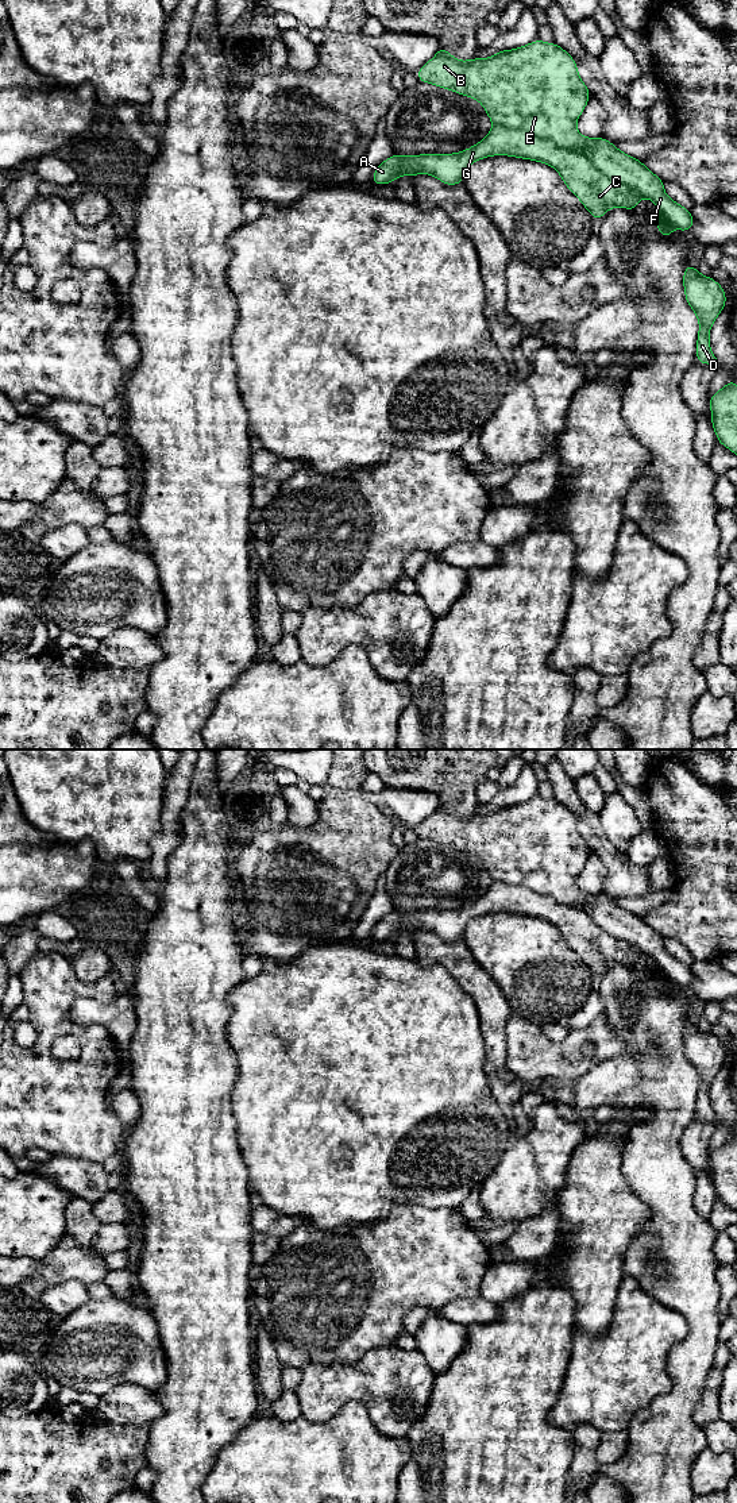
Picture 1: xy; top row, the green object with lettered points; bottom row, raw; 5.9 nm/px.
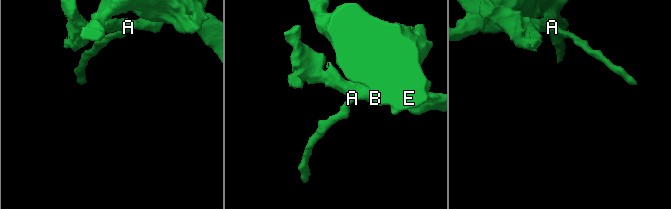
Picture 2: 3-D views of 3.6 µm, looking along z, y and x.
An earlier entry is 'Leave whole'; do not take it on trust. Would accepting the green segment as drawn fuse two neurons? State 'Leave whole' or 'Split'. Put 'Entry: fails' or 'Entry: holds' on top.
Entry: fails
Split

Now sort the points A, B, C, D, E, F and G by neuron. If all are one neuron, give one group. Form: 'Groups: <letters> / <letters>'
Groups: A C D G / B E F

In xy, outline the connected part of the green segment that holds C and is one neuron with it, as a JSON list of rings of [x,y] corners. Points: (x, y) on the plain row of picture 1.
[[[494,882],[485,895],[460,909],[418,912],[394,909],[377,922],[371,940],[386,941],[400,932],[429,930],[454,943],[463,940],[471,920],[494,912],[530,916],[552,922],[597,979],[610,964],[621,963],[634,968],[643,955],[634,945],[601,929],[586,912],[563,905],[528,887],[502,882]]]

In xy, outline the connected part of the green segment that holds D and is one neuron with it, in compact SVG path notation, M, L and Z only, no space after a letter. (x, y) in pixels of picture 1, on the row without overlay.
M688 1018L684 1021L683 1044L686 1059L699 1078L695 1117L717 1125L718 1118L710 1105L709 1090L726 1061L726 1049L714 1034L702 1032Z

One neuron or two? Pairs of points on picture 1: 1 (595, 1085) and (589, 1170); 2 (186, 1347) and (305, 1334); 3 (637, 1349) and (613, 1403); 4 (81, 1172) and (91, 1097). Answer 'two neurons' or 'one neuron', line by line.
1: two neurons
2: two neurons
3: one neuron
4: two neurons

